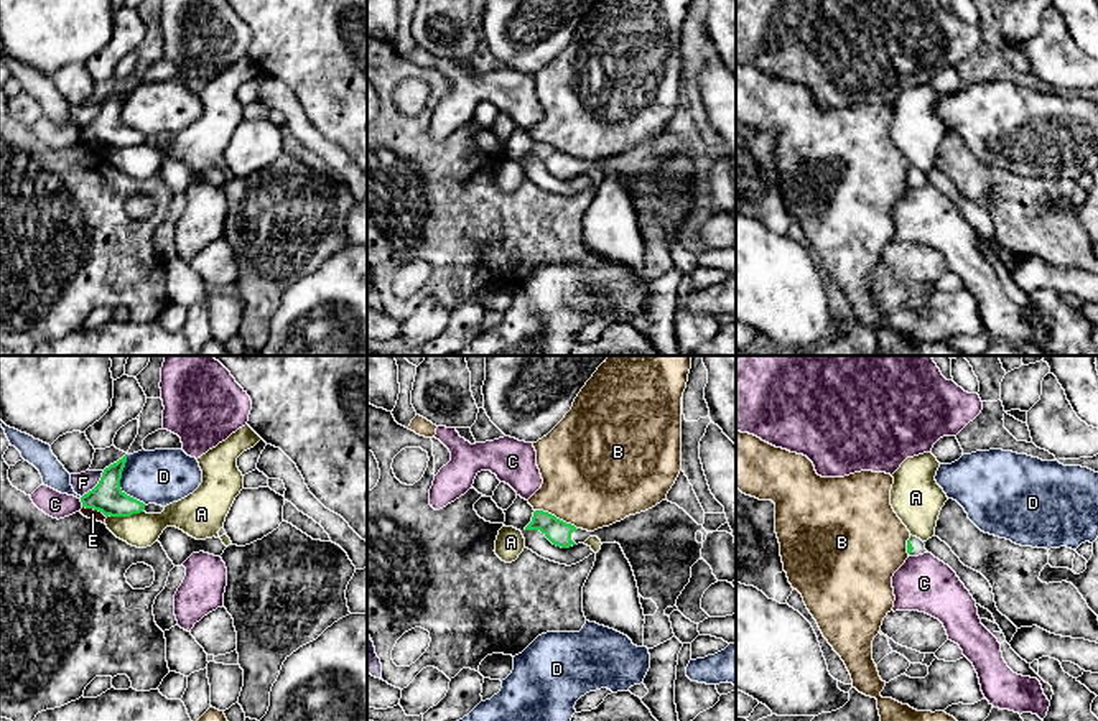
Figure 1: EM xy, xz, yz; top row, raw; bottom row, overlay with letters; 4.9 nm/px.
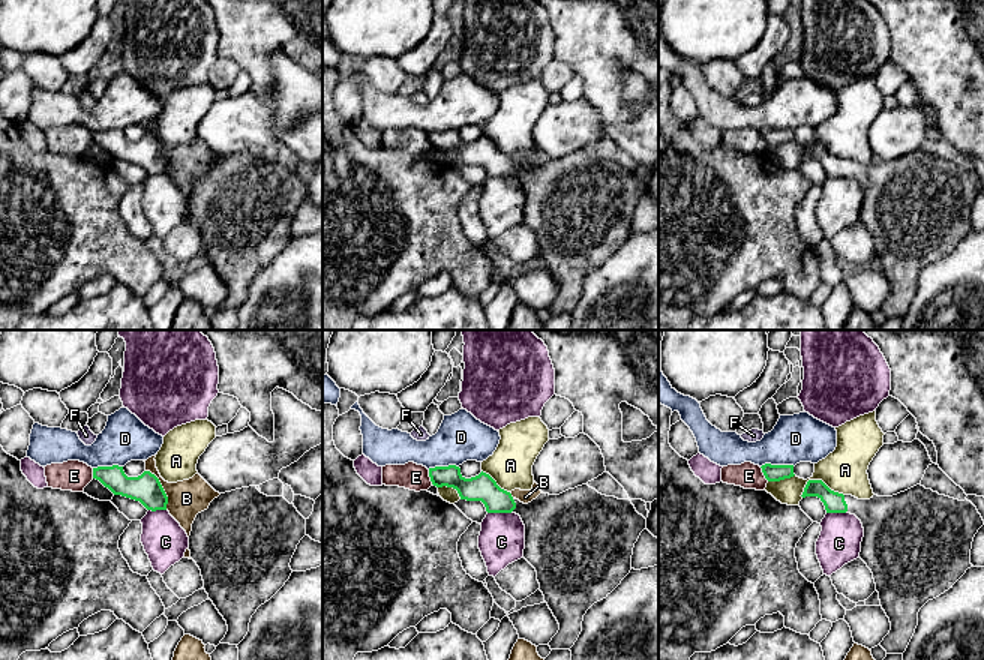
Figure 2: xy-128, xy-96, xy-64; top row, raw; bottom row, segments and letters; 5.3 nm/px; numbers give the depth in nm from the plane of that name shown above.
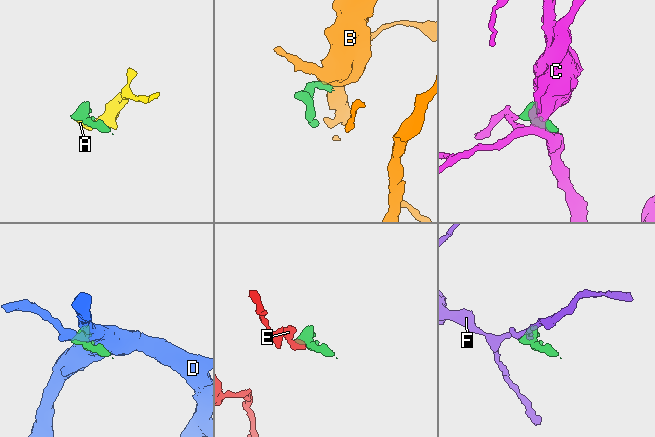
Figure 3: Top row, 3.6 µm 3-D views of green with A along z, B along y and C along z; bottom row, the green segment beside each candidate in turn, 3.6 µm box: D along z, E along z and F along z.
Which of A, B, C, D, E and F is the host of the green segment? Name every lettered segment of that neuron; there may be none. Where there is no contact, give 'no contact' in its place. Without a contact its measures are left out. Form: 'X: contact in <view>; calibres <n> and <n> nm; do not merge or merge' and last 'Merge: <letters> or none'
A: contact in xy; calibres 160 and 170 nm; do not merge
B: contact in xz; calibres 120 and 460 nm; do not merge
C: contact in xy; calibres 160 and 130 nm; do not merge
D: contact in xy; calibres 160 and 280 nm; do not merge
E: contact in xy; calibres 160 and 50 nm; do not merge
F: contact in xy; calibres 160 and 100 nm; do not merge
Merge: none

